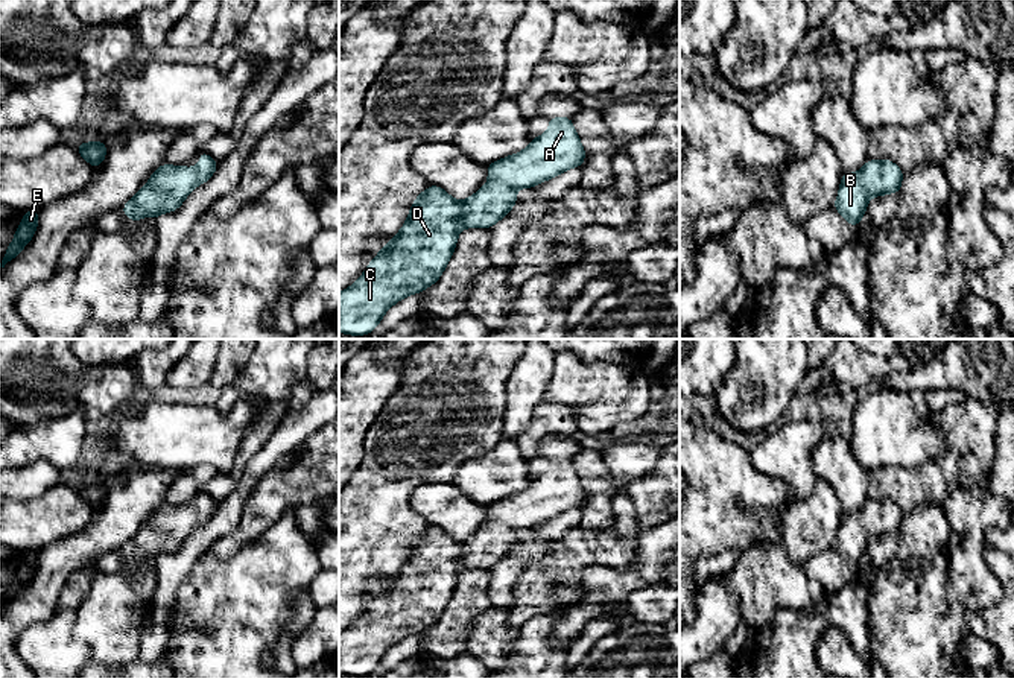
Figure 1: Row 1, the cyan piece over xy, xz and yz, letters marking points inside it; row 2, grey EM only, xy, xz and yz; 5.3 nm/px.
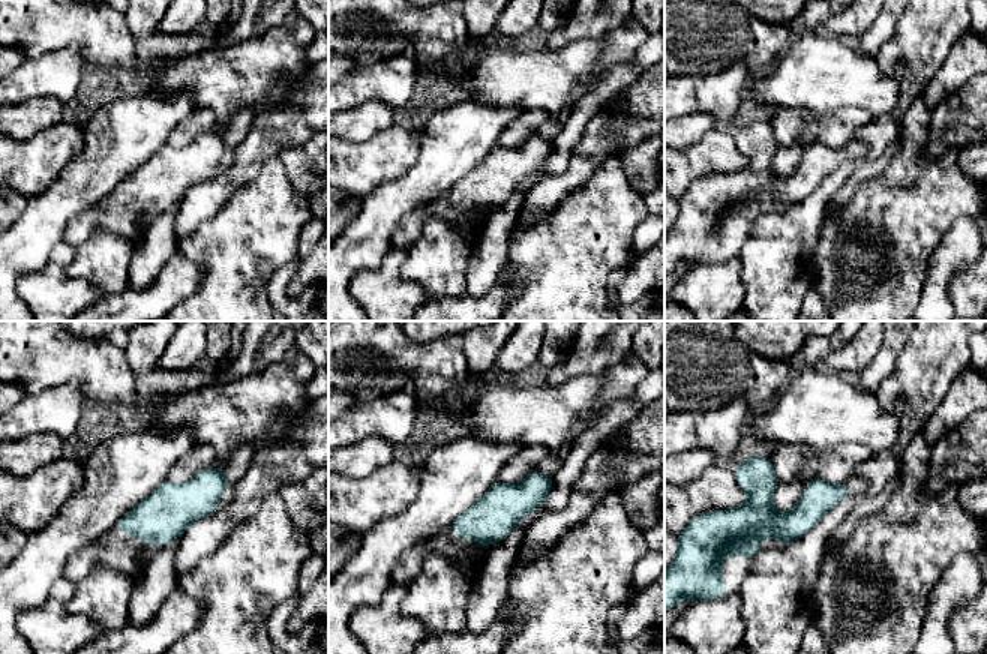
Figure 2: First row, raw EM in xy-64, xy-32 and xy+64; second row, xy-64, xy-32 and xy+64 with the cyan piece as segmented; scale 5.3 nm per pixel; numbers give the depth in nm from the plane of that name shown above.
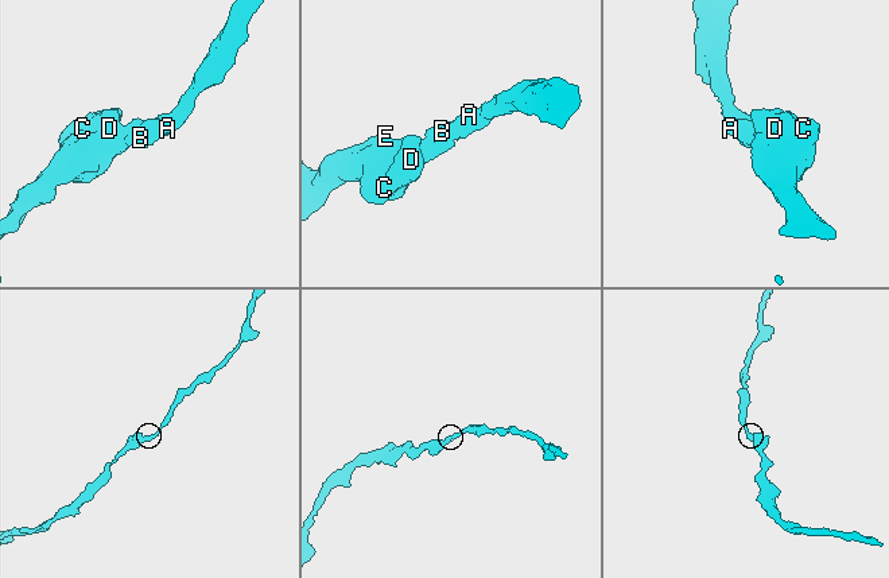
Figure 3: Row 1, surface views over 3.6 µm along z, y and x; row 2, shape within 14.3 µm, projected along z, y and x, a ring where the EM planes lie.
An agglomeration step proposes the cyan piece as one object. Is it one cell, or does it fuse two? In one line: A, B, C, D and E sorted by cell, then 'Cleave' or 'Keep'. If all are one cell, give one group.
Groups: A B C D E. Keep

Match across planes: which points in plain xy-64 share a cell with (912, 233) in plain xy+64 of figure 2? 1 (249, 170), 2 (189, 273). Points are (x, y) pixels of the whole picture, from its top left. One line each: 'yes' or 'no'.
1: no
2: no

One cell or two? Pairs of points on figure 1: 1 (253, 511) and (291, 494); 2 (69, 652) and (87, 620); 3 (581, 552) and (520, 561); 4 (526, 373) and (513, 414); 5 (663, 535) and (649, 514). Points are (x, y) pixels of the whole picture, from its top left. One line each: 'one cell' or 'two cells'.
1: one cell
2: two cells
3: two cells
4: one cell
5: two cells

